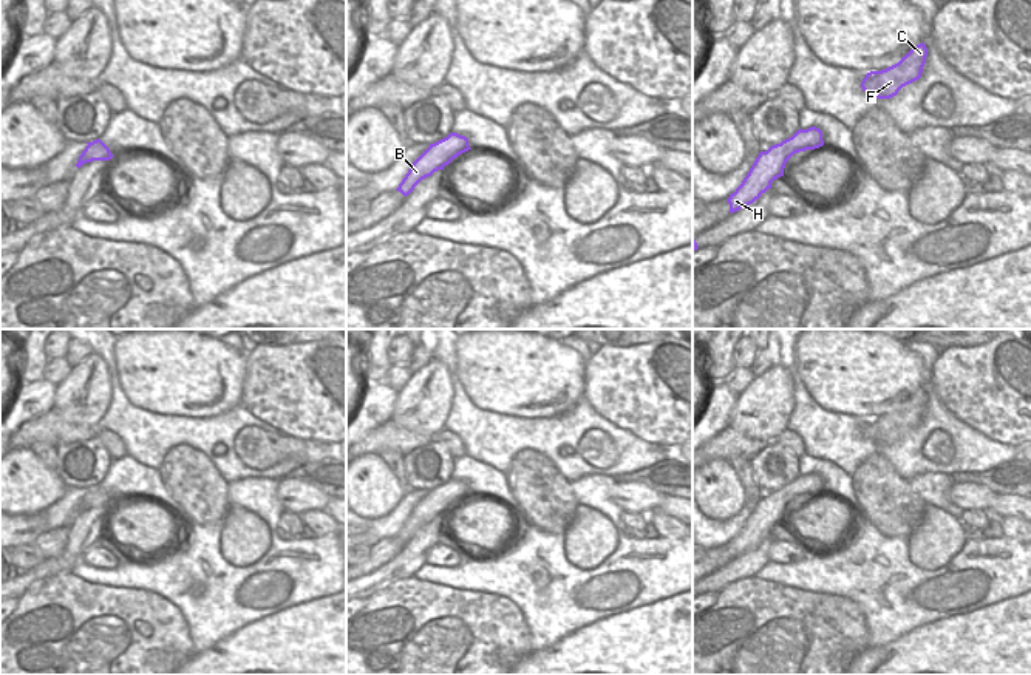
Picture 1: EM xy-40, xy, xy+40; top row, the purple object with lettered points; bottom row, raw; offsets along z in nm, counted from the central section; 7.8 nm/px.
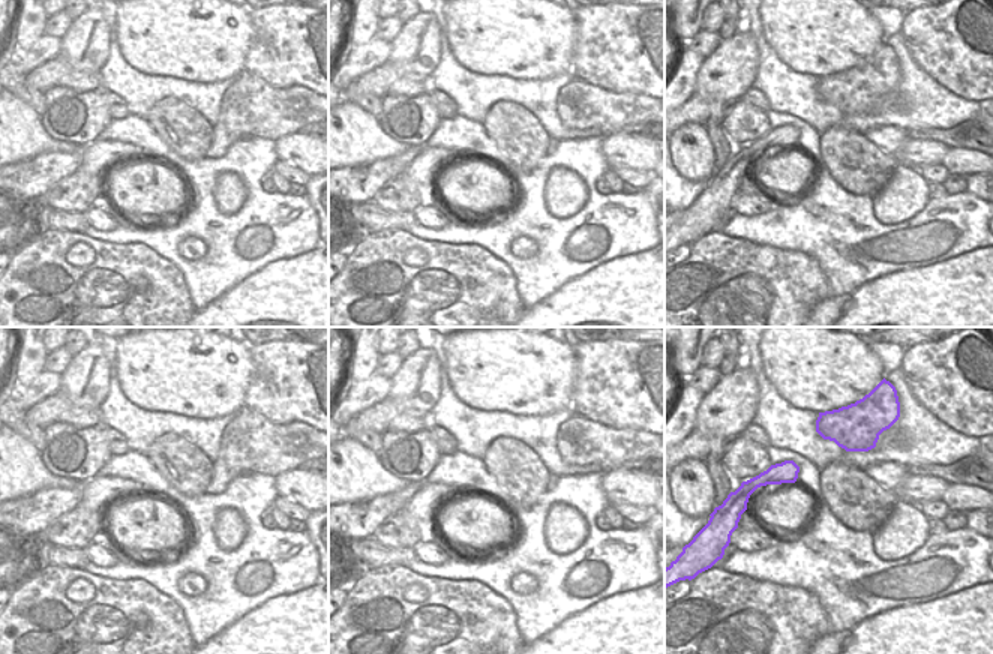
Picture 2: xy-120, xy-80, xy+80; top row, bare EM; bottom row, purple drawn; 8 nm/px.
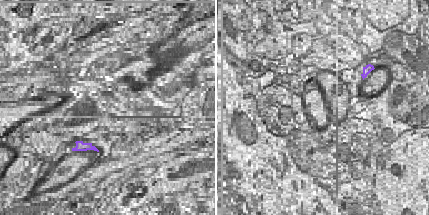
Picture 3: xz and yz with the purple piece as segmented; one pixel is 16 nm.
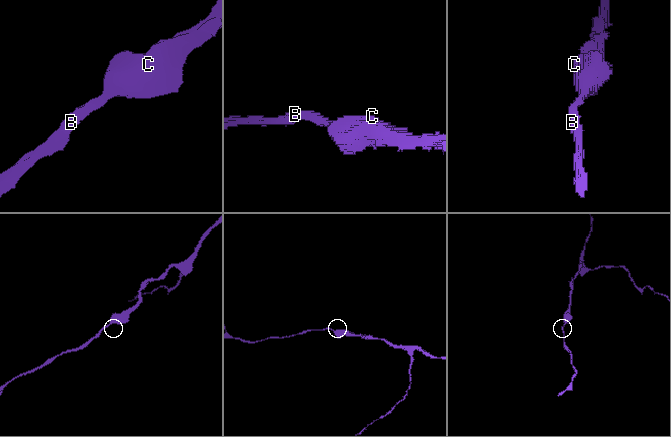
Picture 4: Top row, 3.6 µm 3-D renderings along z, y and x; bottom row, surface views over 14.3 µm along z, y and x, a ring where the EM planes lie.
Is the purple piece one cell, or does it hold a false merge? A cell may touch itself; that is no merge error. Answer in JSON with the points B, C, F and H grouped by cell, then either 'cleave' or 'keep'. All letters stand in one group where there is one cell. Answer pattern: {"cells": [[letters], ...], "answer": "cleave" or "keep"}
{"cells": [["B", "C", "F", "H"]], "answer": "keep"}

